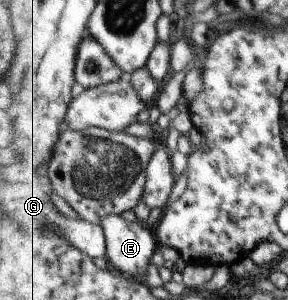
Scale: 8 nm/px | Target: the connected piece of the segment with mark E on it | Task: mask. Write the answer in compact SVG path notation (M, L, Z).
M122 214L108 215L102 227L107 241L106 258L114 267L132 277L148 275L152 255L160 248L152 231L139 220L129 221Z

